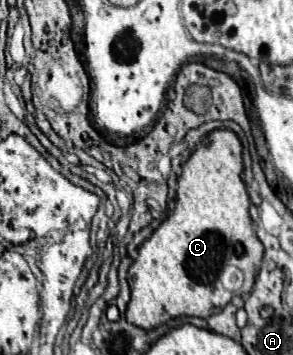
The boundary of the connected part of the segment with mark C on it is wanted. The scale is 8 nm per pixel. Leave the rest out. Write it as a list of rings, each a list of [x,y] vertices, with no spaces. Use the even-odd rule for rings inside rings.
[[[216,129],[200,141],[188,161],[182,165],[182,175],[178,177],[178,199],[176,207],[168,219],[148,237],[140,249],[136,261],[128,271],[128,285],[132,289],[132,299],[128,303],[126,321],[142,327],[146,331],[166,323],[174,317],[210,317],[222,311],[234,295],[252,291],[256,275],[260,271],[264,245],[256,237],[250,219],[250,197],[242,181],[242,143],[234,131]]]

